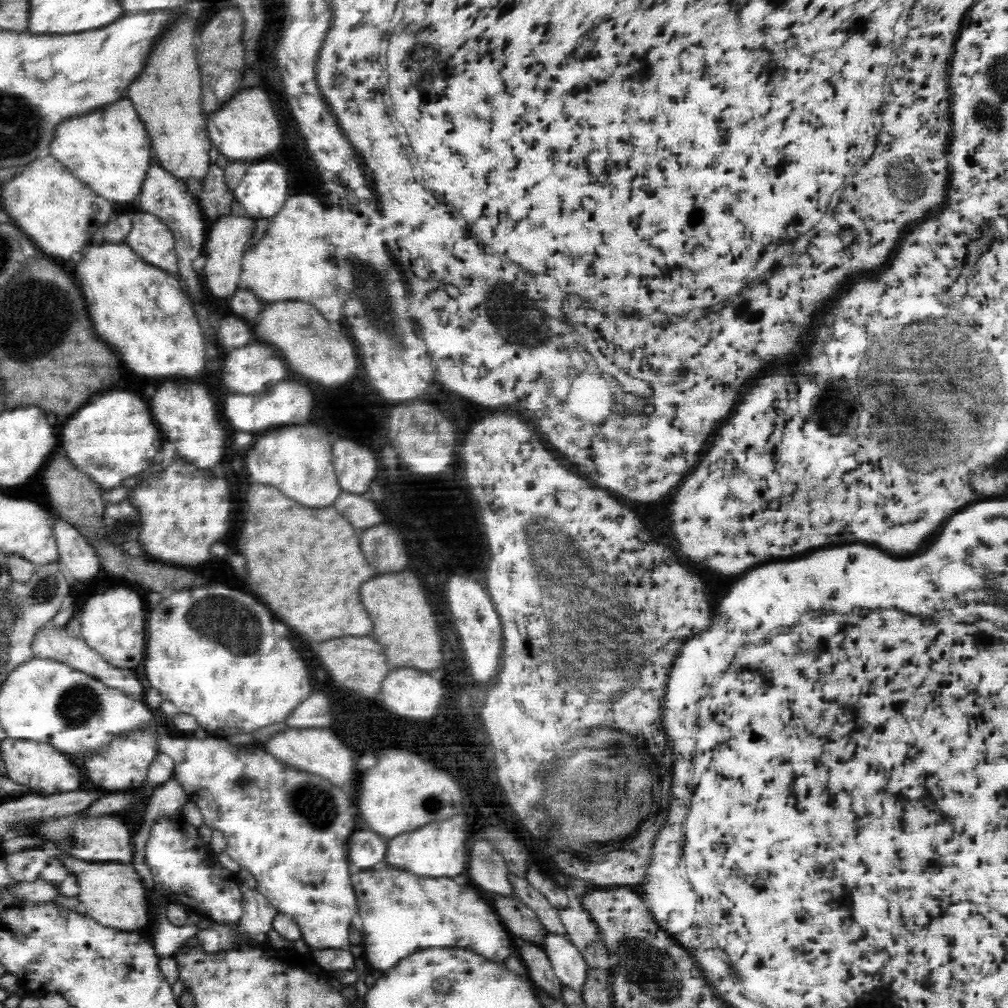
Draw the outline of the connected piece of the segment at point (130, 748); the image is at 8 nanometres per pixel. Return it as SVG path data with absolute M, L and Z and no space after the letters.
M130 731L114 738L102 751L96 752L96 756L84 756L82 764L86 768L87 780L107 793L121 793L138 789L147 780L147 772L152 761L158 756L156 736L152 731Z

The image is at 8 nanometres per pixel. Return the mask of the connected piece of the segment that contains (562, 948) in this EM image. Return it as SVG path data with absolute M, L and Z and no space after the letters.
M546 932L539 946L546 952L552 970L563 986L582 990L587 975L587 964L576 945L565 935Z

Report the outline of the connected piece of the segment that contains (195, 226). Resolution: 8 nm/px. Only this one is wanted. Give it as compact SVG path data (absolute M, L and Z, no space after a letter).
M152 156L147 176L144 176L143 183L140 184L140 194L137 196L135 204L138 204L137 210L153 214L168 225L175 238L178 266L184 282L188 286L188 292L194 298L202 298L204 296L202 290L205 289L203 280L200 280L200 276L196 276L198 272L194 270L192 262L194 262L194 258L198 258L202 254L202 240L207 239L209 222L205 216L202 216L202 209L198 206L195 195L188 192L186 182L181 182L180 179L164 170L159 160Z

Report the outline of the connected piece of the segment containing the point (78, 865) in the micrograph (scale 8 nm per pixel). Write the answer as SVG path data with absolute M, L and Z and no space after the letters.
M55 852L53 854L66 868L69 874L76 875L79 884L78 899L81 901L80 909L94 921L107 928L120 928L122 932L134 932L150 922L150 910L148 910L148 890L144 888L144 883L134 871L133 865L125 864L92 864L85 860L74 859L73 856Z

